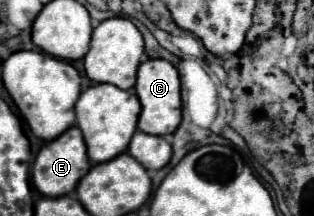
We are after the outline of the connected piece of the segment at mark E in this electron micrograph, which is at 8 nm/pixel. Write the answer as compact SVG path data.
M70 127L60 137L46 143L38 151L34 167L32 167L32 183L46 197L48 195L68 195L70 191L74 191L76 183L88 173L90 167L92 167L92 163L86 155L86 145L84 145L82 131L78 127Z

